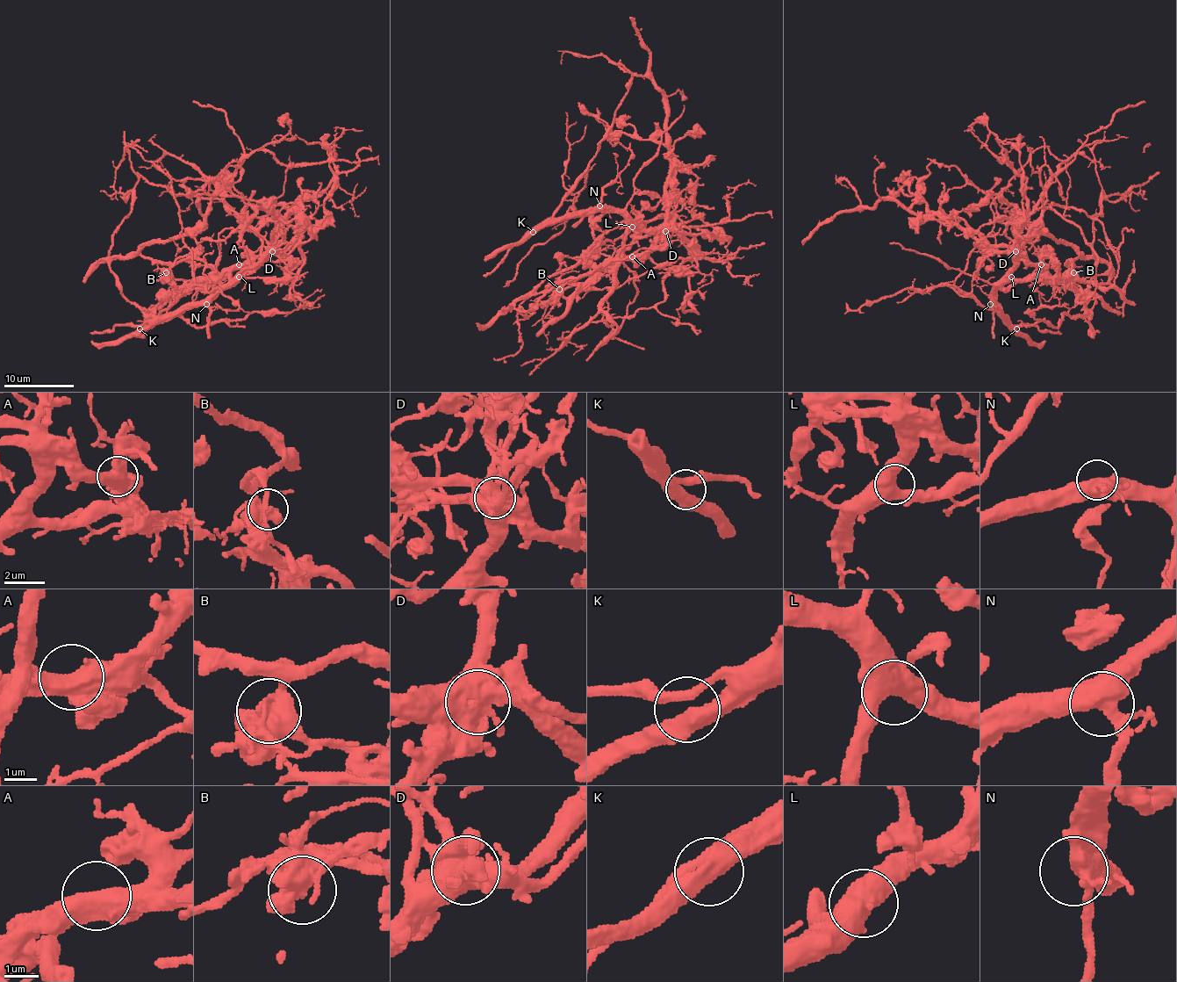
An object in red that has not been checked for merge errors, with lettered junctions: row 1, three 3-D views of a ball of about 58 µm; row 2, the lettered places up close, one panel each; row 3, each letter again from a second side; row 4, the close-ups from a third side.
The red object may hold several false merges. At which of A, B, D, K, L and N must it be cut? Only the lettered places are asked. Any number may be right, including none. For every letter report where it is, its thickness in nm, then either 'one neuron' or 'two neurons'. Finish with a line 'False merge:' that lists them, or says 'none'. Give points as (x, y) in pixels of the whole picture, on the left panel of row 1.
A: at (239, 264); 600 nm thick; one neuron
B: at (166, 272); 600 nm thick; two neurons
D: at (272, 251); 700 nm thick; two neurons
K: at (139, 328); 500 nm thick; one neuron
L: at (239, 277); 550 nm thick; one neuron
N: at (206, 304); 480 nm thick; one neuron
False merge: B, D

